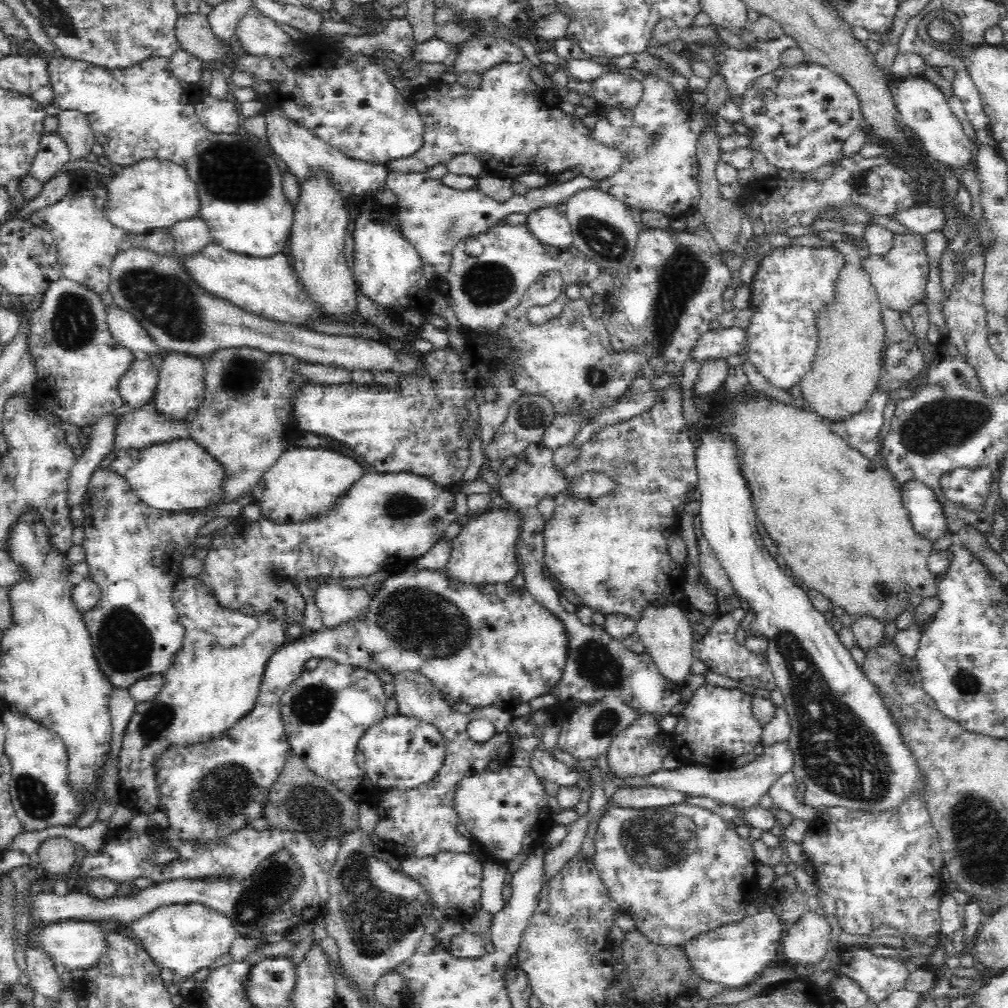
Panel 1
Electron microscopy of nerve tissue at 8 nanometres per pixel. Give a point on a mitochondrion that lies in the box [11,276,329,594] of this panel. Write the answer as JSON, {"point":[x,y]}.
{"point":[73,326]}

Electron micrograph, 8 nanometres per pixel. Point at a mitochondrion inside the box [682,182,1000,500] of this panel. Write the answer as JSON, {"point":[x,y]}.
{"point":[938,425]}

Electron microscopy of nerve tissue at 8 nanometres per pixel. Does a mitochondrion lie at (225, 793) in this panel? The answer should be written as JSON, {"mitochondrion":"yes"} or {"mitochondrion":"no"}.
{"mitochondrion":"yes"}

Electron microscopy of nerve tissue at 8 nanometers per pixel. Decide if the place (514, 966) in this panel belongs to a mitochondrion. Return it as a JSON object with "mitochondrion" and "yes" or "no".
{"mitochondrion":"no"}

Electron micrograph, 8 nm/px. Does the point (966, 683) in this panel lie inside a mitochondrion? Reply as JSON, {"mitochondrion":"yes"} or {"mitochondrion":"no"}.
{"mitochondrion":"yes"}

